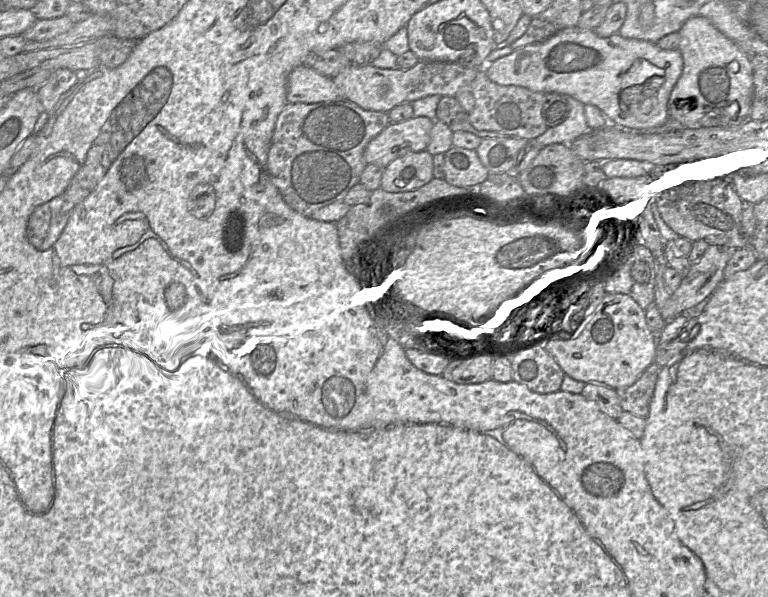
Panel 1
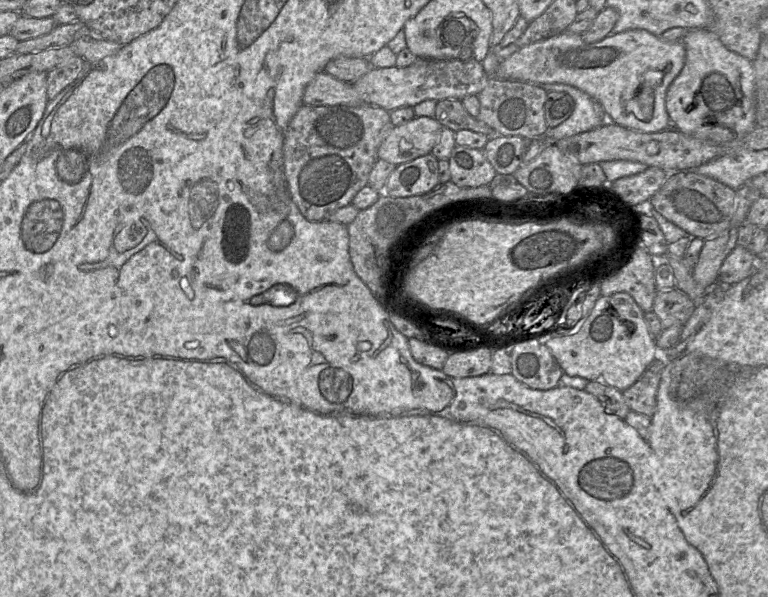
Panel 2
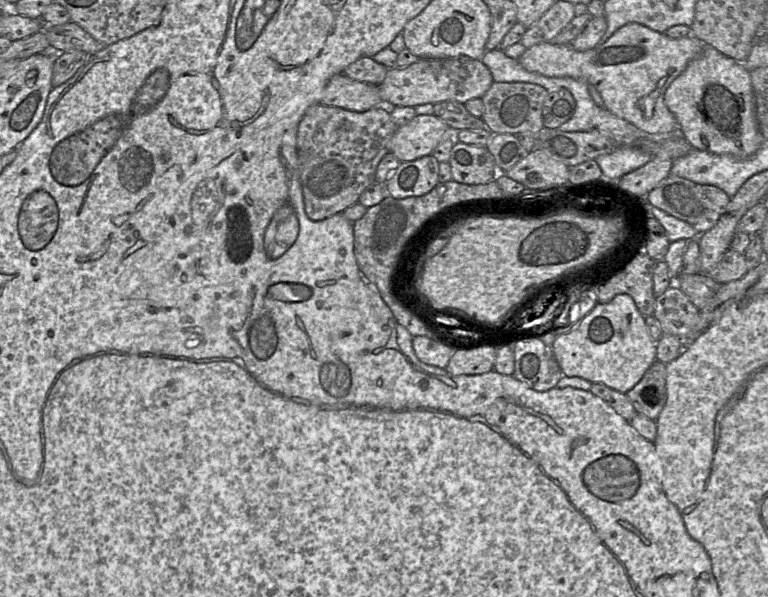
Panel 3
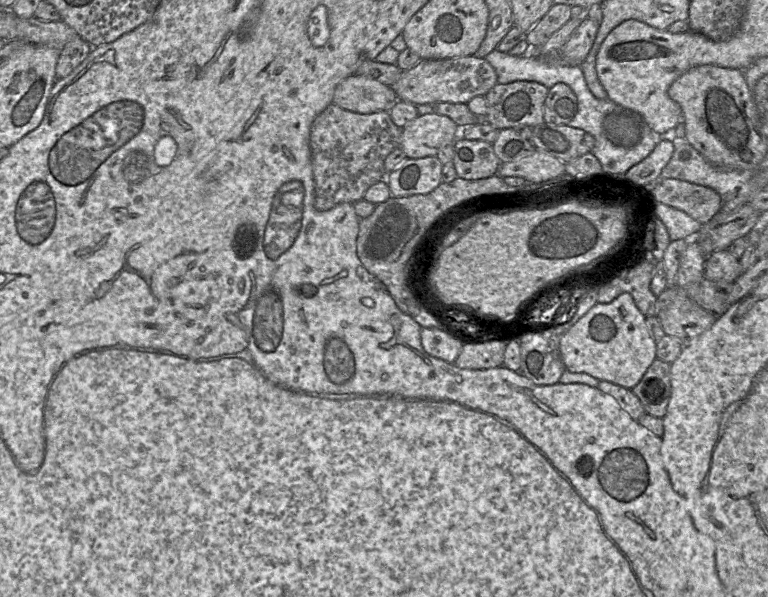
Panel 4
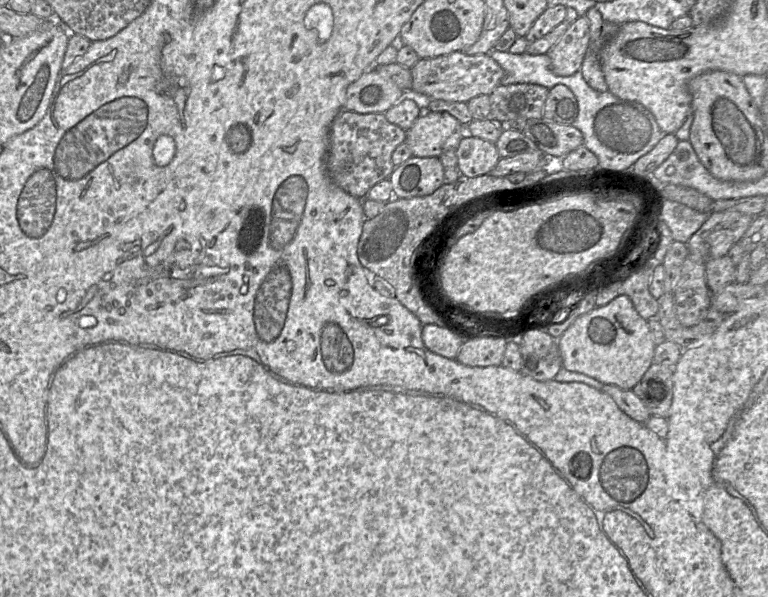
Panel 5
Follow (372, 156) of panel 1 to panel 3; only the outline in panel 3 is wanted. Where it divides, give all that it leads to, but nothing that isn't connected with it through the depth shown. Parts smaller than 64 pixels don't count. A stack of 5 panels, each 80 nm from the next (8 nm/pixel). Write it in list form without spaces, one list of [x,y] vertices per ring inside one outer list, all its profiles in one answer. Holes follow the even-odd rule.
[[[418,115],[397,127],[389,141],[389,153],[401,162],[432,154],[449,126],[432,115]]]

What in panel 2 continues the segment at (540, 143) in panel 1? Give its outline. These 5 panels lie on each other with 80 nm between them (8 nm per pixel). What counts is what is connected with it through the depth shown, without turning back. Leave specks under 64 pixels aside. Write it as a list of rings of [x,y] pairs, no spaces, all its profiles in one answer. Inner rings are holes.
[[[562,83],[531,84],[548,92],[563,92],[574,101],[574,110],[564,122],[554,128],[548,128],[546,140],[560,140],[576,134],[587,132],[602,126],[602,120],[595,113],[592,98],[582,90]]]

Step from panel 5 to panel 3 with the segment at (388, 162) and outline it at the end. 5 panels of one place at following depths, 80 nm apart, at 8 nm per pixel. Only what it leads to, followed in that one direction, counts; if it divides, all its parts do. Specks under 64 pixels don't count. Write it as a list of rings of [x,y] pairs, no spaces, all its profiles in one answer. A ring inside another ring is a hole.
[[[317,103],[306,110],[298,124],[296,149],[304,210],[311,221],[342,213],[375,182],[376,168],[389,152],[389,141],[397,129],[388,108],[383,104],[355,112]]]

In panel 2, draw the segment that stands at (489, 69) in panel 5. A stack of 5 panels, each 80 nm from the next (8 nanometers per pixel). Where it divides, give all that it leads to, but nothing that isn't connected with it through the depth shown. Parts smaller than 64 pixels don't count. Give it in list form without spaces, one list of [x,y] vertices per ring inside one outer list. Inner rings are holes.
[[[418,58],[407,67],[371,68],[353,83],[353,87],[363,104],[390,112],[397,108],[414,107],[425,100],[462,100],[469,95],[478,95],[486,86],[488,78],[481,62],[473,59]]]

